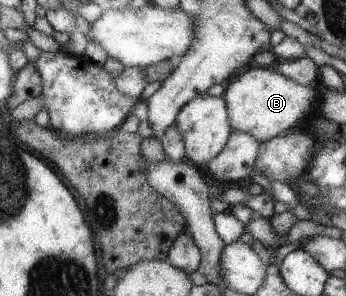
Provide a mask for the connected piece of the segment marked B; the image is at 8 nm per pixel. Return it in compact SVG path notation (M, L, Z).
M249 68L223 94L234 131L249 133L260 144L299 126L307 116L317 113L319 92L315 86L297 84L275 69Z

